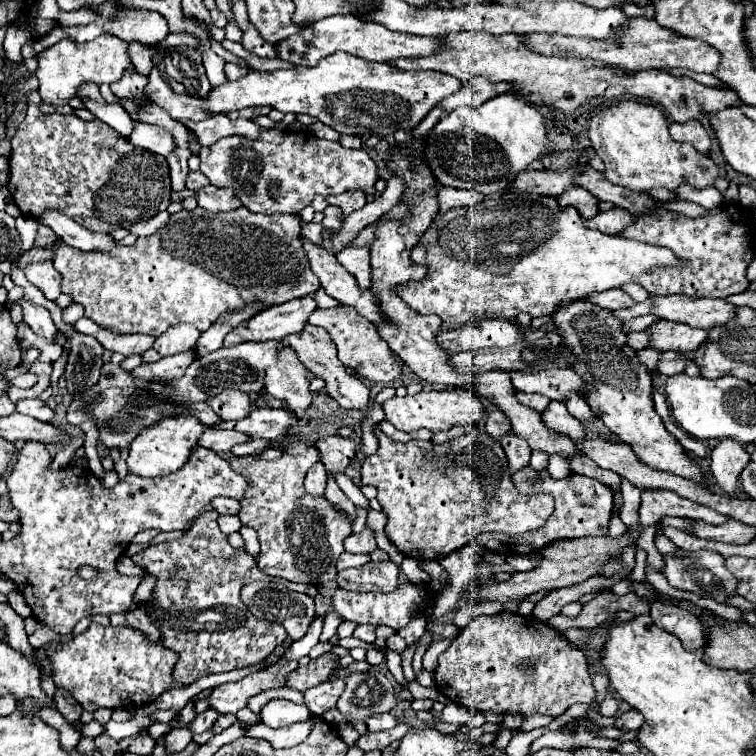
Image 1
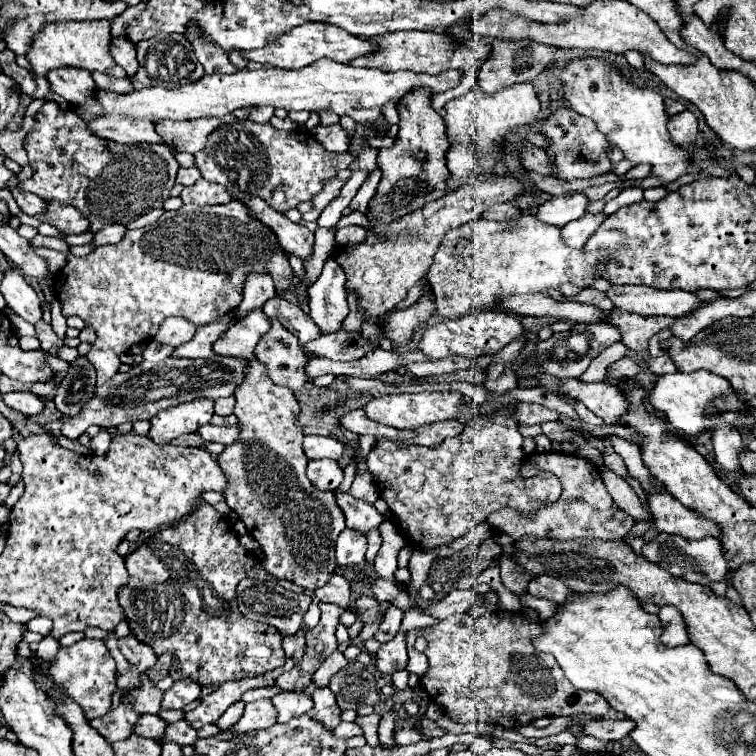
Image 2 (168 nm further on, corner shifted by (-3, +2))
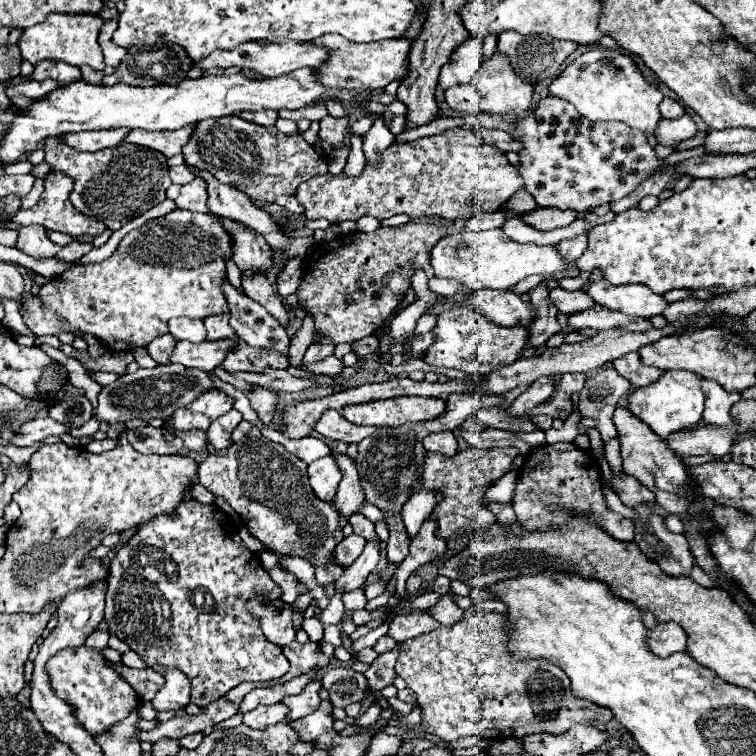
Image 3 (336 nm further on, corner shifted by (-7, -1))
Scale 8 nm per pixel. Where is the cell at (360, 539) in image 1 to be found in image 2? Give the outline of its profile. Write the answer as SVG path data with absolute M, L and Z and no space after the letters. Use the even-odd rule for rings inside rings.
M334 493L338 499L338 505L342 507L346 515L346 525L354 531L360 531L366 535L368 531L378 529L378 525L384 521L384 515L378 513L378 509L370 503L364 503L360 499L354 499L350 493Z

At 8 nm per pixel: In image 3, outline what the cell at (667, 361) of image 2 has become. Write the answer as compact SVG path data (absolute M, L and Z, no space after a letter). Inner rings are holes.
M638 352L620 356L620 358L614 362L614 368L616 368L616 372L618 372L620 376L628 378L628 382L632 382L632 386L636 386L636 388L648 386L650 382L654 382L654 380L658 380L658 378L662 376L662 370L642 364Z

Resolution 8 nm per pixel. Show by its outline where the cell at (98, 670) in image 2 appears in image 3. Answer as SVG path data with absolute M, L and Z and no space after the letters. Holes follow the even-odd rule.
M86 646L60 650L46 662L46 672L50 674L52 690L74 708L80 726L92 736L102 734L102 730L108 730L114 722L122 721L139 704L134 689L104 662L102 654Z

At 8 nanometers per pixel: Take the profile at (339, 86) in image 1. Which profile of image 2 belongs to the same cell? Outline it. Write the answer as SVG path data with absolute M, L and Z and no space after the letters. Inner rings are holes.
M320 59L304 69L242 69L232 75L204 75L196 83L182 85L178 89L164 87L146 87L130 95L110 93L98 89L98 99L102 101L104 113L118 113L136 119L160 121L160 119L198 119L198 117L224 117L240 107L272 105L284 107L286 111L332 111L336 115L348 115L360 125L374 127L382 119L382 107L392 101L394 105L414 89L430 89L432 93L442 93L454 89L460 83L458 71L444 71L438 75L396 71L386 73L380 69L352 67L348 63L336 63L334 59Z

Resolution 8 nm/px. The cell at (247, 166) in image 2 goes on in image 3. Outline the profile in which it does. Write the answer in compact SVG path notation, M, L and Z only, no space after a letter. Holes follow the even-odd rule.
M238 116L198 122L182 154L188 166L208 170L222 184L230 184L248 194L254 206L272 204L278 196L294 194L302 182L328 172L326 158L318 156L300 134L282 134L276 126L264 128Z

